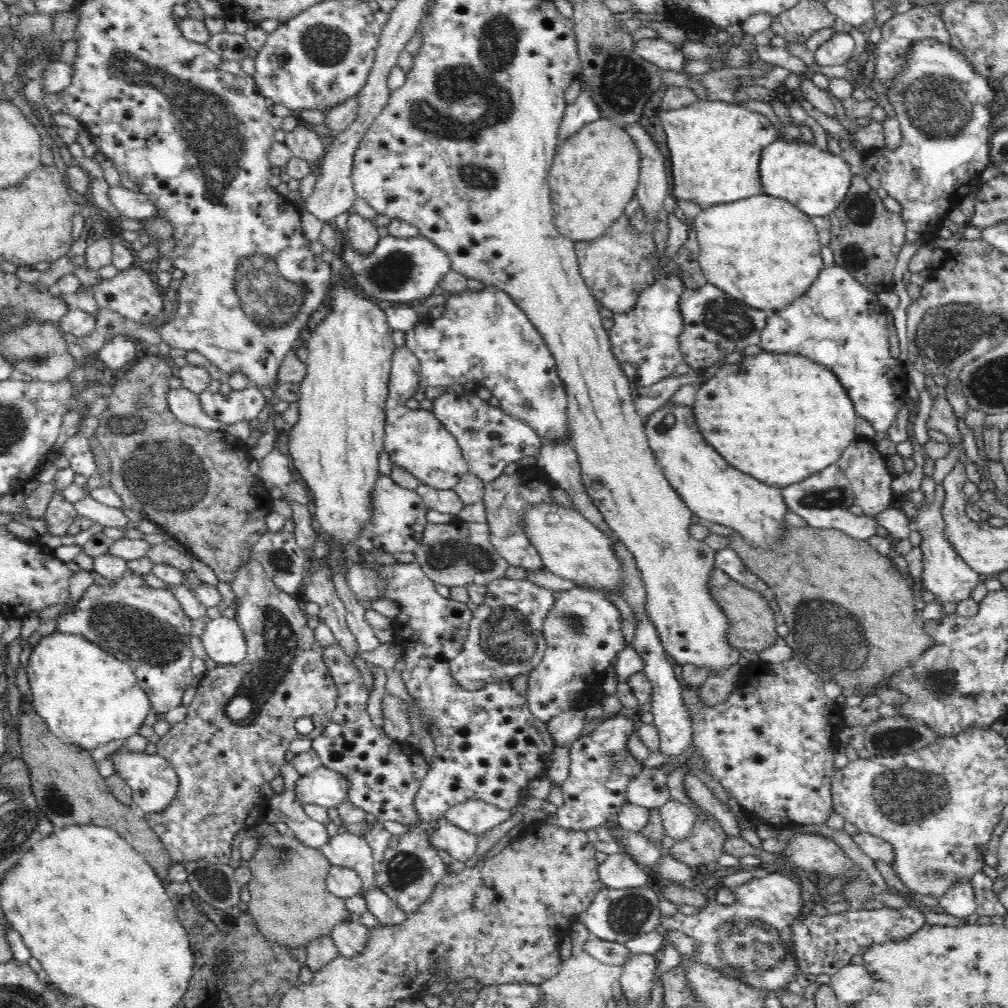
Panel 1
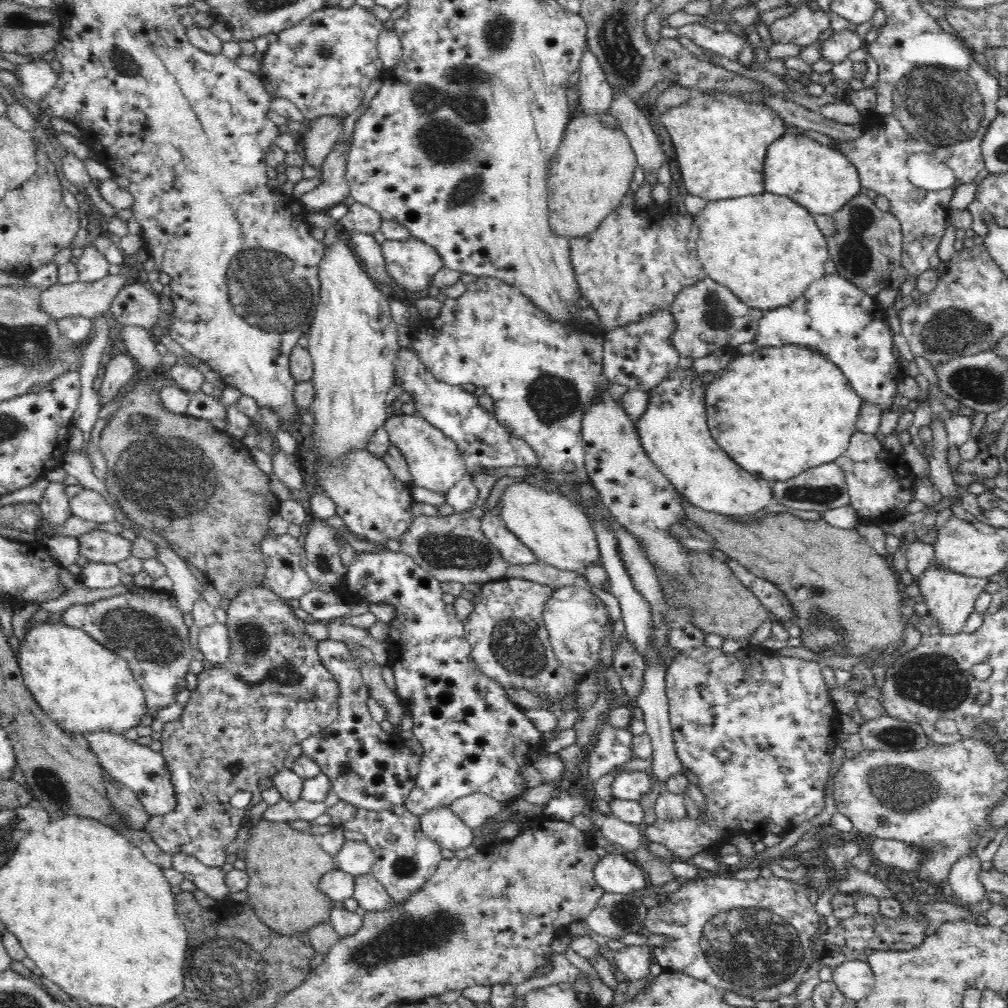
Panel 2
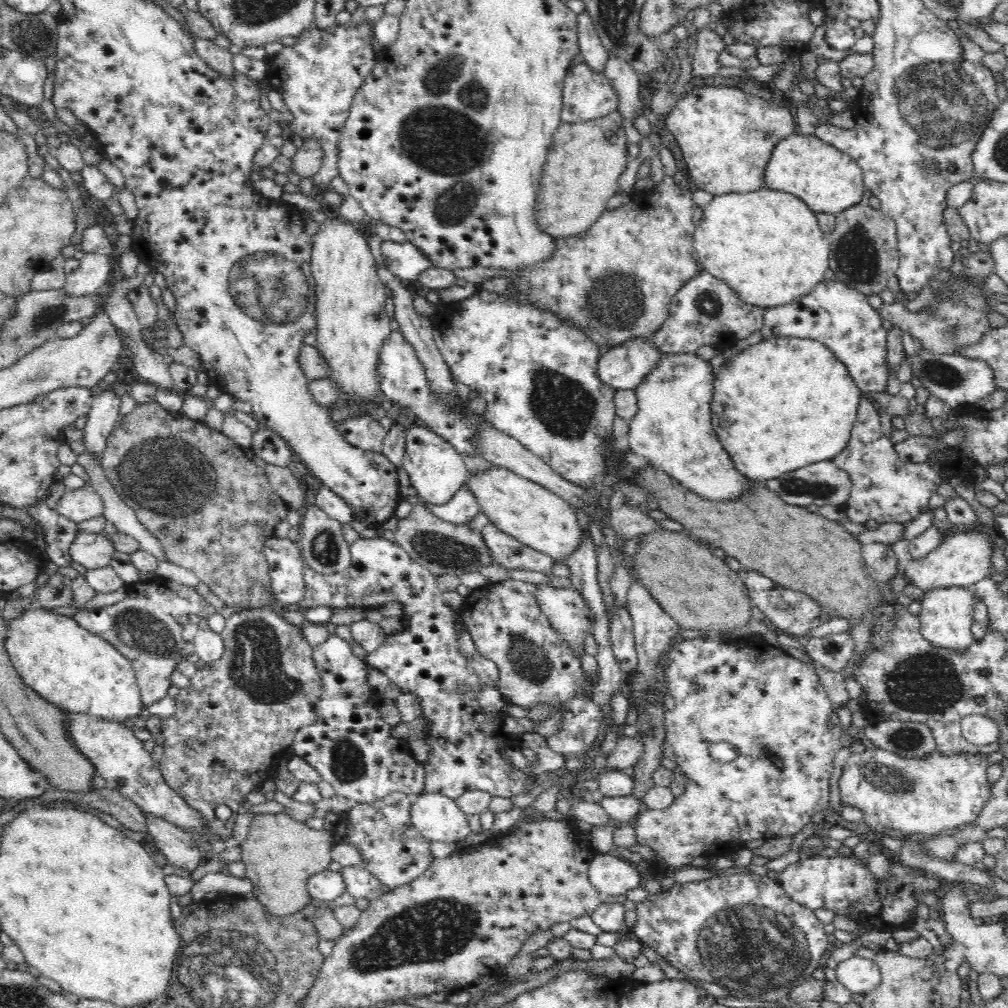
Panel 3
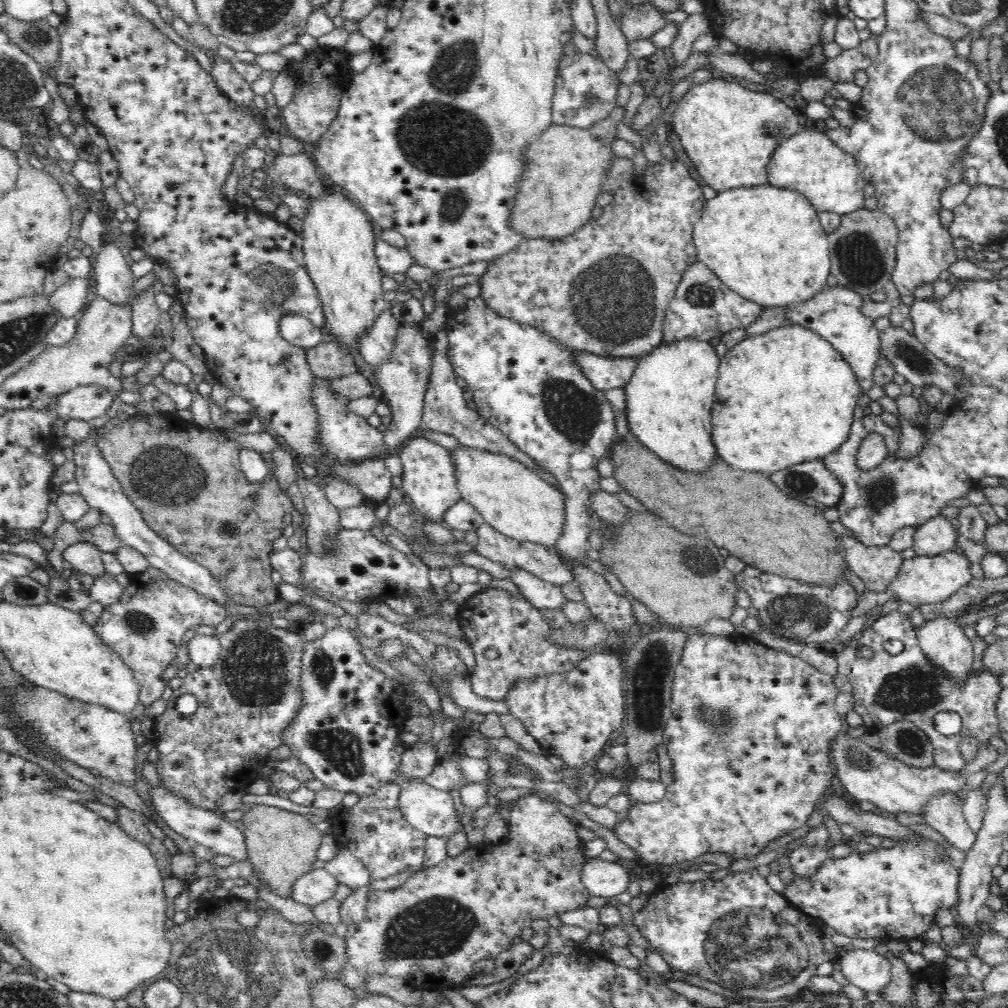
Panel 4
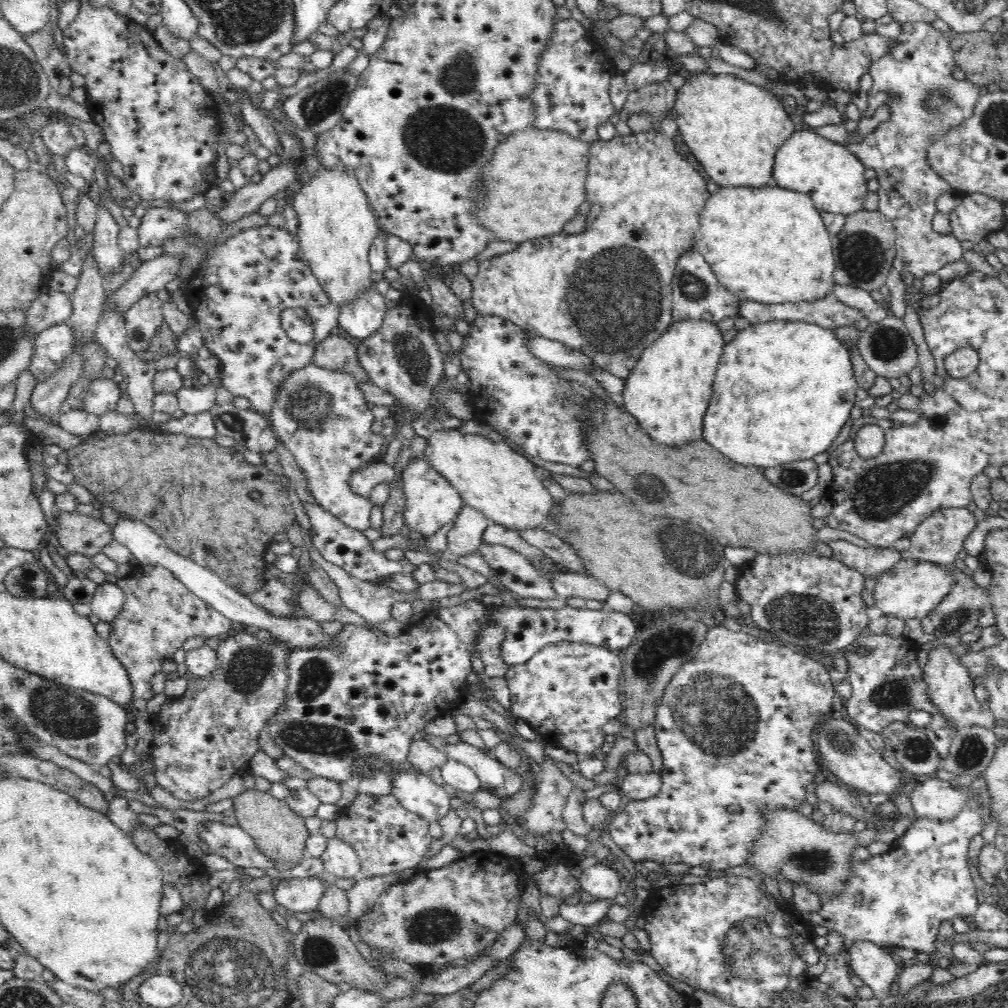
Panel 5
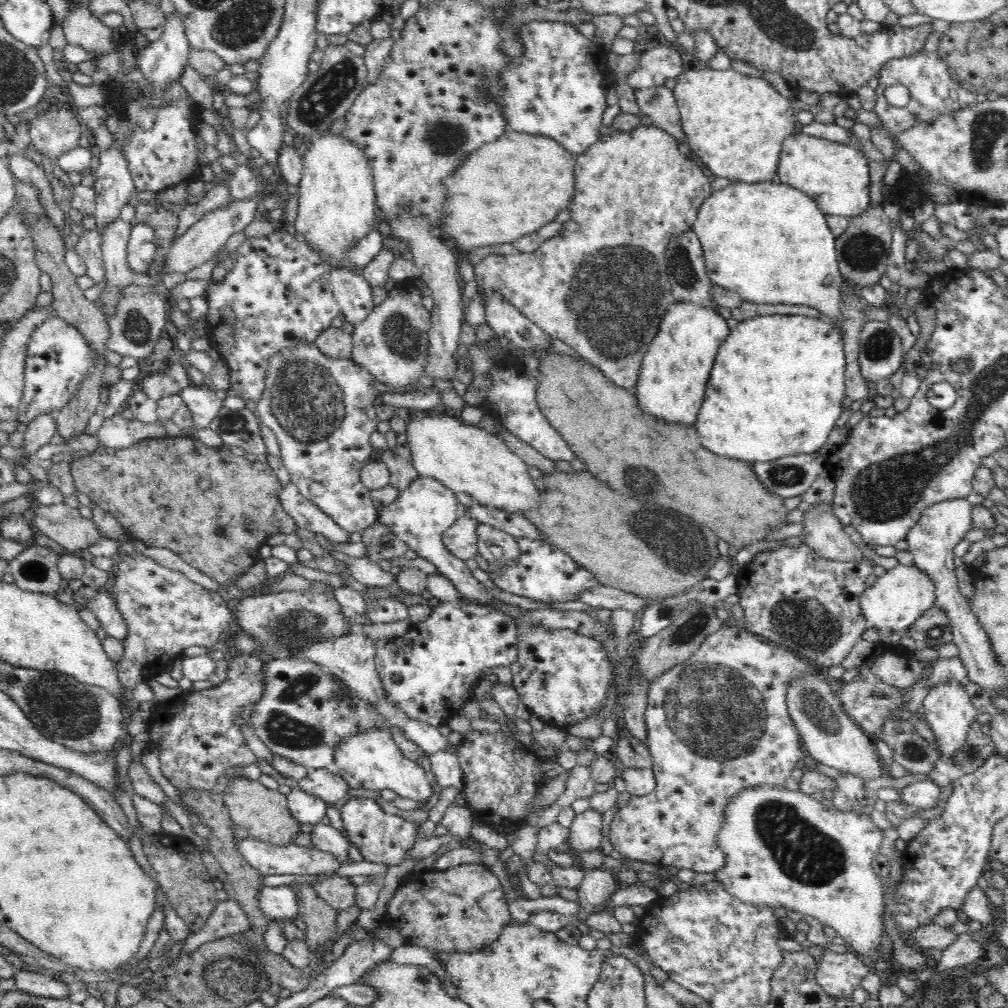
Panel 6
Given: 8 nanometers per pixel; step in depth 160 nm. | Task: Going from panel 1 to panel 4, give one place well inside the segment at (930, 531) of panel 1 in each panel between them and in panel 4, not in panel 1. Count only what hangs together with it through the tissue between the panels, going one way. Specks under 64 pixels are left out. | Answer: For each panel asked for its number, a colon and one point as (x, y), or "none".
2: (950, 596)
3: (946, 614)
4: (942, 639)

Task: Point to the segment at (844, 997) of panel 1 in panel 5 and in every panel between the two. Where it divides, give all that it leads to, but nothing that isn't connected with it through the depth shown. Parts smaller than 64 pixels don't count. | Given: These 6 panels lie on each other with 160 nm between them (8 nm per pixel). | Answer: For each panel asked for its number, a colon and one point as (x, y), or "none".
2: (855, 979)
3: (858, 975)
4: (871, 972)
5: (877, 969)

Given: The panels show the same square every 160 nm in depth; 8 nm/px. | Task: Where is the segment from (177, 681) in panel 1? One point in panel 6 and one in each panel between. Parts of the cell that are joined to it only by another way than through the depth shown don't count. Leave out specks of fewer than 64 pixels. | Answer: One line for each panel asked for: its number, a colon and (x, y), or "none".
2: (147, 628)
3: (146, 627)
4: (146, 627)
5: (160, 613)
6: (165, 612)

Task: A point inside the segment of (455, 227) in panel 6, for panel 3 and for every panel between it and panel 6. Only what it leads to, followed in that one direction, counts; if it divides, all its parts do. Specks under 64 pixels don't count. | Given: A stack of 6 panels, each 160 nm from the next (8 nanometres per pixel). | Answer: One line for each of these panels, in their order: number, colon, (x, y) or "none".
3: (586, 160)
4: (548, 207)
5: (533, 187)

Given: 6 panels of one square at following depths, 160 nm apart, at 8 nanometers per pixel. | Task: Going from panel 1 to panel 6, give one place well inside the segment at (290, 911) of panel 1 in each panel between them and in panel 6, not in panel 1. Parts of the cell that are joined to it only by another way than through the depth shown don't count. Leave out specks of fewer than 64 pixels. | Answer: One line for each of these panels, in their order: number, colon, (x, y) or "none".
2: (285, 866)
3: (280, 854)
4: (282, 846)
5: (277, 830)
6: (264, 813)

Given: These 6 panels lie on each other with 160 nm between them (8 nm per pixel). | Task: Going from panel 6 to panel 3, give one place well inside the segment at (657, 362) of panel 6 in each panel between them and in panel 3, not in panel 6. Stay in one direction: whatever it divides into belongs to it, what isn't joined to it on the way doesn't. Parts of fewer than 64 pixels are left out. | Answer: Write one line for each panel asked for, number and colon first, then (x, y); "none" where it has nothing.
3: (672, 430)
4: (668, 400)
5: (669, 389)

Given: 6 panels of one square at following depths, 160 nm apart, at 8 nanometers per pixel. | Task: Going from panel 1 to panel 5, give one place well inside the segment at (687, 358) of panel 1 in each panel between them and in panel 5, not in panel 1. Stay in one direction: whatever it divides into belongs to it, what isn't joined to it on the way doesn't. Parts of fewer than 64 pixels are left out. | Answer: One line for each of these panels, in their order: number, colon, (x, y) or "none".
2: (708, 317)
3: (705, 310)
4: (703, 308)
5: (697, 295)

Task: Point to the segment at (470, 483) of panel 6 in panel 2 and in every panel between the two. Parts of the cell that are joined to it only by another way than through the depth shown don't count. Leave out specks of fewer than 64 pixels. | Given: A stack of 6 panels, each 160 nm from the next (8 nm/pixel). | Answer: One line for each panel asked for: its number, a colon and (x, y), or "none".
2: (554, 528)
3: (535, 516)
4: (516, 502)
5: (503, 485)

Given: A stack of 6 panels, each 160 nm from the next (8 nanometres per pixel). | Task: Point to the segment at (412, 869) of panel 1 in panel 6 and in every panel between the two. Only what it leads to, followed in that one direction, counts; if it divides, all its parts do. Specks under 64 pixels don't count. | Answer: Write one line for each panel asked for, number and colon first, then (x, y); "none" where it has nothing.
2: (405, 858)
3: (392, 849)
4: (374, 830)
5: (388, 839)
6: (386, 838)

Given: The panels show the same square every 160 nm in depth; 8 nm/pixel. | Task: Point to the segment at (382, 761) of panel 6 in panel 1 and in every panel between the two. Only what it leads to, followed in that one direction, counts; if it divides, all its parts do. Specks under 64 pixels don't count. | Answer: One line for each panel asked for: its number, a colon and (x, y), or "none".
1: (461, 845)
2: (440, 824)
3: (438, 818)
4: (430, 810)
5: (417, 793)

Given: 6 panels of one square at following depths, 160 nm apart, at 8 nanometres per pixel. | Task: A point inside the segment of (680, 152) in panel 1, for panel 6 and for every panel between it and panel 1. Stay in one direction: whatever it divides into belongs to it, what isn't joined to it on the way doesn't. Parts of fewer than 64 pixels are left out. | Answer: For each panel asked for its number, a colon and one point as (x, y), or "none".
2: (721, 142)
3: (726, 136)
4: (729, 132)
5: (734, 127)
6: (736, 124)

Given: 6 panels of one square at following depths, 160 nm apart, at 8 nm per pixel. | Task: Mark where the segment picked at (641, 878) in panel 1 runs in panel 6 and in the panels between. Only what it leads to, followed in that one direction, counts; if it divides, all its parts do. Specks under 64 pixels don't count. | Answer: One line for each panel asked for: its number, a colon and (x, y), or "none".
2: (616, 872)
3: (612, 876)
4: (602, 878)
5: (599, 880)
6: (598, 885)

